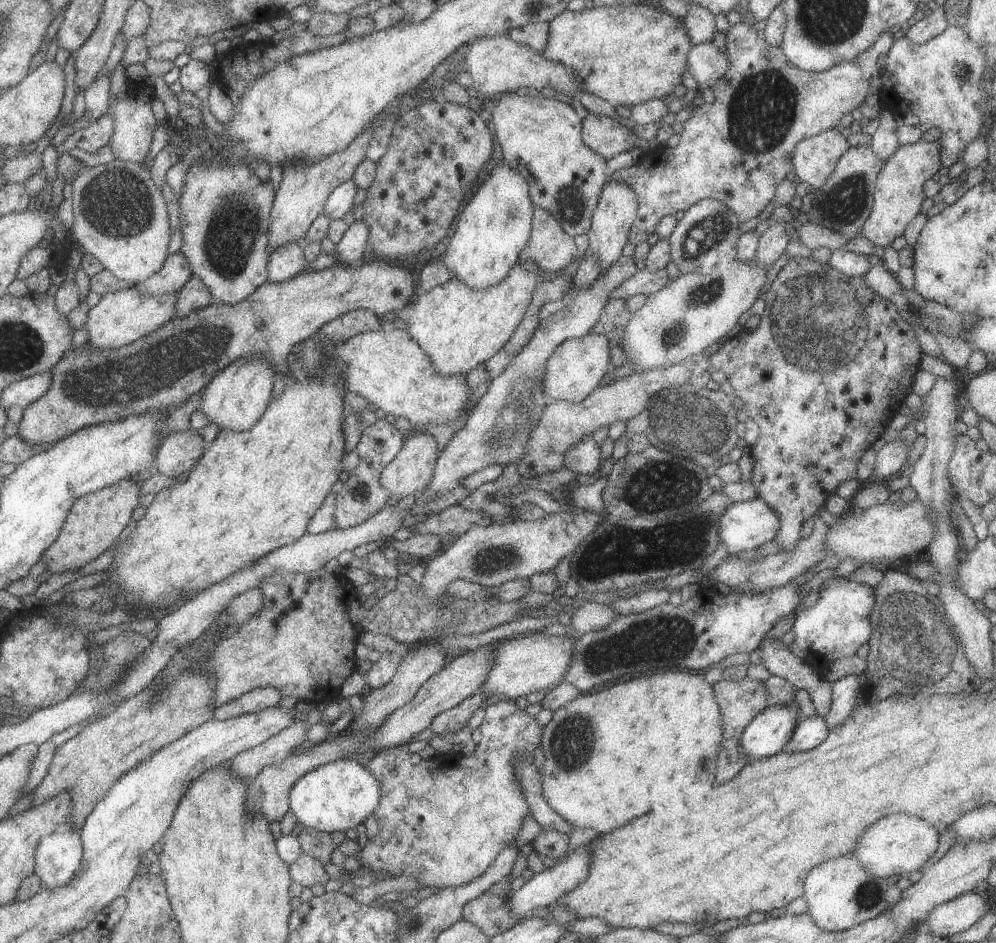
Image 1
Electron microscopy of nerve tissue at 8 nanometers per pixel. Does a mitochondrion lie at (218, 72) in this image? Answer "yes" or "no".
no

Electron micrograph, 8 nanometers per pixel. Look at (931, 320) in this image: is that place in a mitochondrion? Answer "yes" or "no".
yes

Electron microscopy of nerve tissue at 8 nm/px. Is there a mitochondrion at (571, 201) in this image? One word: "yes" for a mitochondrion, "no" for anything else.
yes

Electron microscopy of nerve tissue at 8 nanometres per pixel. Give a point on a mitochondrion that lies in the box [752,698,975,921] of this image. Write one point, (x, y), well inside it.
(869, 896)

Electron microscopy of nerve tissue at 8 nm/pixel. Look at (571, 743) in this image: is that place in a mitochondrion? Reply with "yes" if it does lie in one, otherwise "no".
yes

